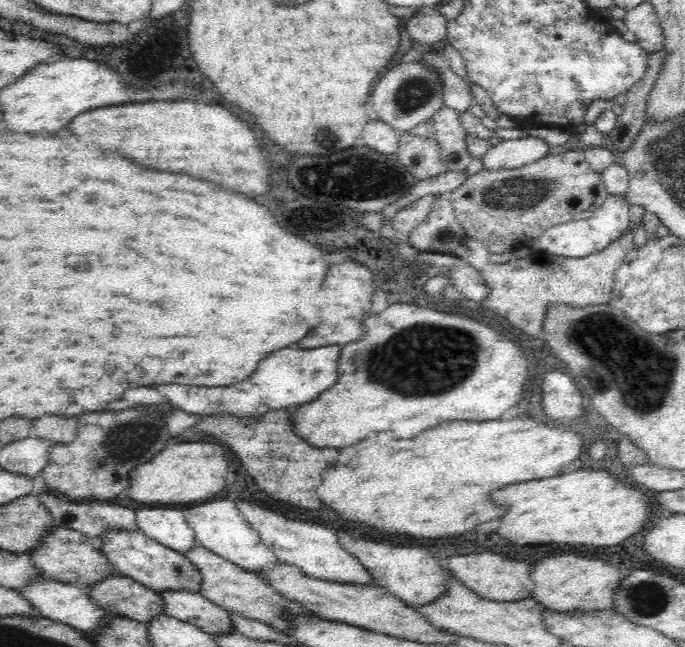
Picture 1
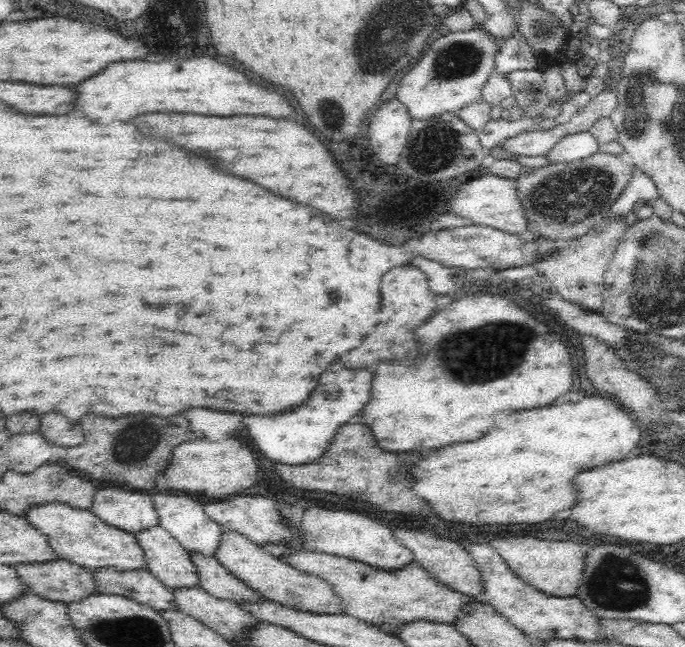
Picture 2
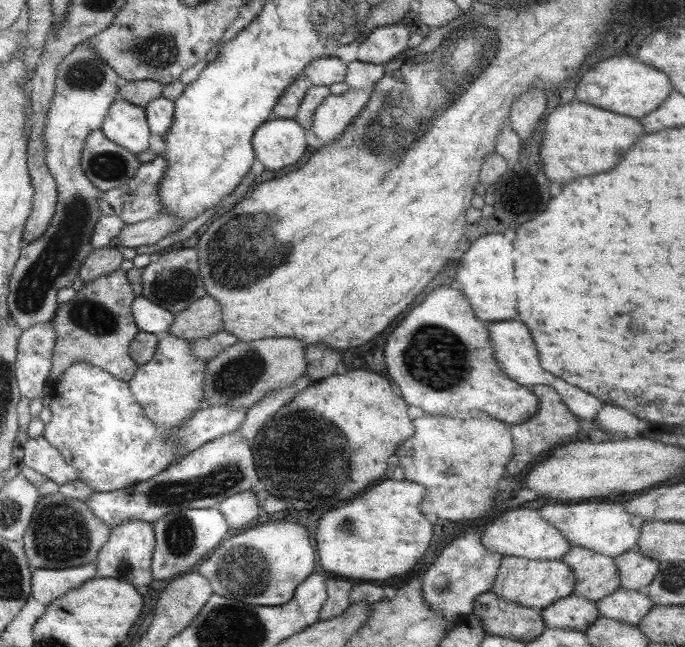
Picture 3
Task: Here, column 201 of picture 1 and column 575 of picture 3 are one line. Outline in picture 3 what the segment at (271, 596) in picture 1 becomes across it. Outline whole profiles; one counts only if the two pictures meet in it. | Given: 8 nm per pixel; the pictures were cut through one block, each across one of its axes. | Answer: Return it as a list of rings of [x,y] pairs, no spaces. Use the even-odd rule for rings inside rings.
[[[573,545],[561,556],[575,575],[571,594],[591,601],[600,601],[619,589],[619,573],[609,555],[595,553],[585,547]]]

